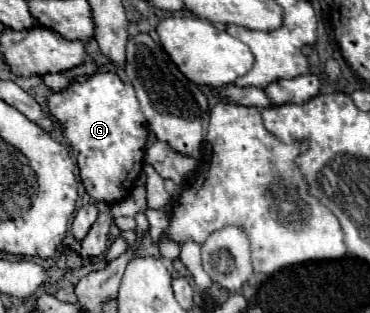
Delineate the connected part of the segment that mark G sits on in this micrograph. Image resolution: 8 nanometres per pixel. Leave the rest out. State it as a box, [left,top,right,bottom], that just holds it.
[49,72,147,204]

